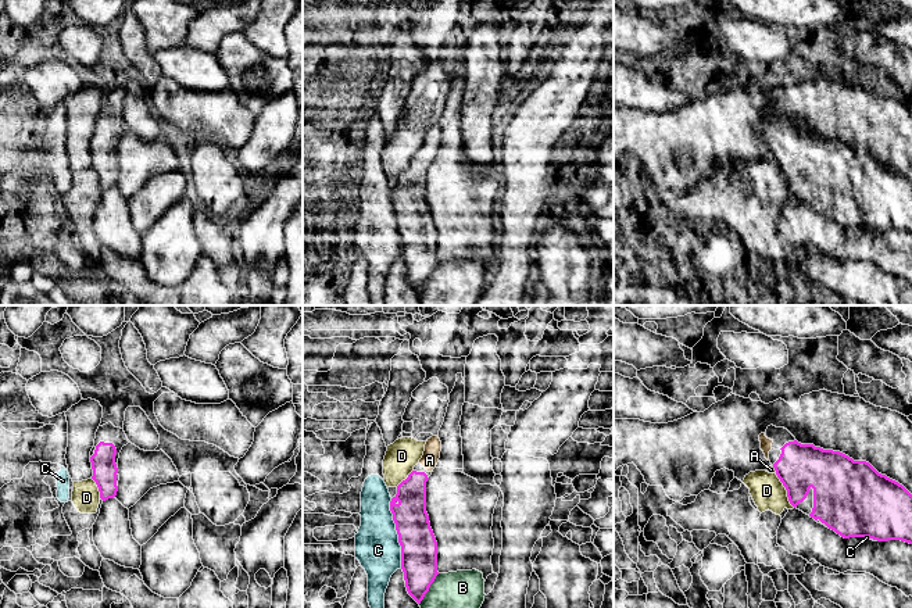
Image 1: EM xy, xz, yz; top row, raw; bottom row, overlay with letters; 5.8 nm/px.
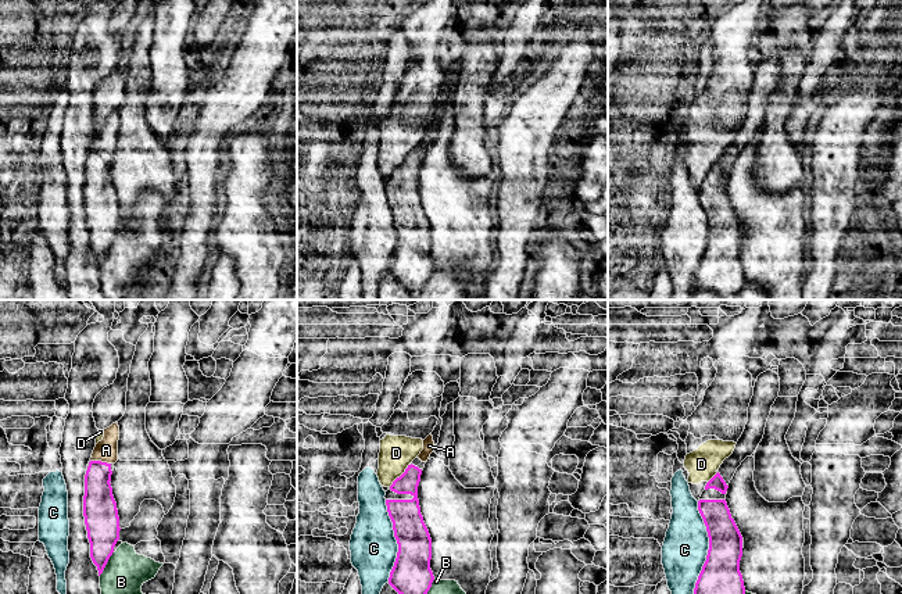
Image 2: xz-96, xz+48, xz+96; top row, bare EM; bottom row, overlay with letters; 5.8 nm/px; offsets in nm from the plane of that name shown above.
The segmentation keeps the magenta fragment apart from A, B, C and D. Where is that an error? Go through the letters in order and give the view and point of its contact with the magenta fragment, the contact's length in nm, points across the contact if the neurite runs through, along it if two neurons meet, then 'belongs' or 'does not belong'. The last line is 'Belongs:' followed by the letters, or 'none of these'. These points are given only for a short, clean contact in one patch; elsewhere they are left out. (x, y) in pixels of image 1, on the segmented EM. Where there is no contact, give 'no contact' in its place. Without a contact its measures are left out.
A: meets magenta in yz at (775, 469); contact 50 nm long; runs through yz (800, 467), (775, 469), (771, 469); belongs
B: meets magenta in xz at (428, 589); contact 220 nm long; does not belong
C: meets magenta in xz at (397, 533); contact 400 nm long; does not belong
D: meets magenta in yz at (786, 489); contact 240 nm long; border along yz (775, 474), (786, 490), (787, 500), (794, 507); does not belong
Belongs: A

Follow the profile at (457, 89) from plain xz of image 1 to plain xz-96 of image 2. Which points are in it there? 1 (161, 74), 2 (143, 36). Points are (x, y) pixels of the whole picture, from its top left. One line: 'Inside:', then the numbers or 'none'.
Inside: 2

